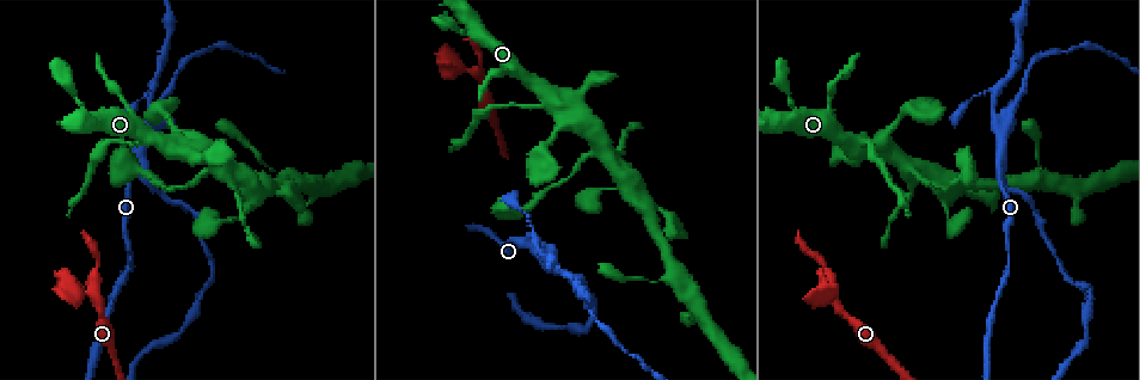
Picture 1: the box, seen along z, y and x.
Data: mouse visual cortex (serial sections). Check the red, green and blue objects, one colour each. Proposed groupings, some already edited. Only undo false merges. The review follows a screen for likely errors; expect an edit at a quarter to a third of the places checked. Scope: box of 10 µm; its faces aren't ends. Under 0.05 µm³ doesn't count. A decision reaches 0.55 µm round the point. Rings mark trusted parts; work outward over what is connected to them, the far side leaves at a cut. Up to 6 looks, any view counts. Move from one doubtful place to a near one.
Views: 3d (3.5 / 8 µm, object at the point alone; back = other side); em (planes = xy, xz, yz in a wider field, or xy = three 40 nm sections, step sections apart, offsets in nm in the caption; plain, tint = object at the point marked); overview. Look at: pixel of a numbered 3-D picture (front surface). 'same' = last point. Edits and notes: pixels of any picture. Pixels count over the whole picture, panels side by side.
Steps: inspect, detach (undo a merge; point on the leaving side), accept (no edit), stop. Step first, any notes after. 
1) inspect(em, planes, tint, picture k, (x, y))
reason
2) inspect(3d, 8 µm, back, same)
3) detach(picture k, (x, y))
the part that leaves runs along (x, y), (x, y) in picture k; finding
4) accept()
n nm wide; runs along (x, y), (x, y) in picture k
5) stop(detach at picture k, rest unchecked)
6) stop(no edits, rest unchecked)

inspect(3d, 3.5 µm, back, picture 1, (95, 294))
a fork

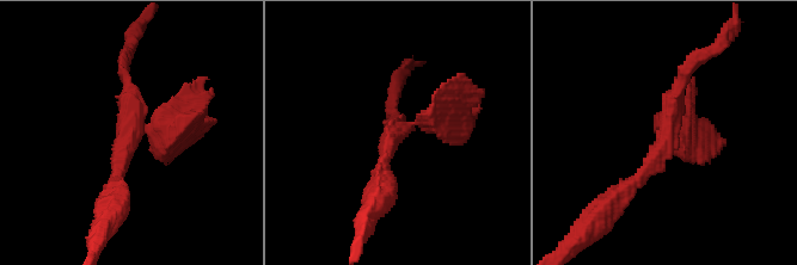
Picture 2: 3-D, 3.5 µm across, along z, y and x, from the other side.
inspect(em, xy, step 3, tint, picture 2, (128, 133))

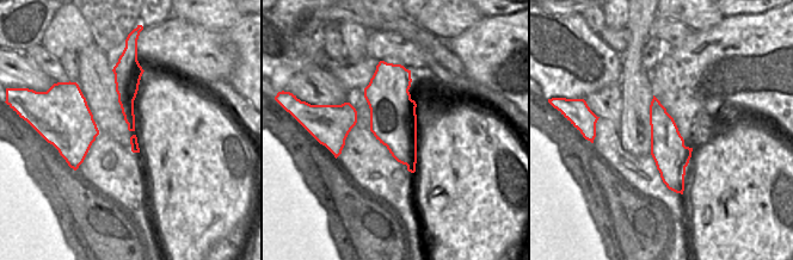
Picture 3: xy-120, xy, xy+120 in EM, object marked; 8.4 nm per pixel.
detach(picture 2, (185, 133))
the part that leaves runs along (148, 131), (182, 123), (203, 80) in picture 2; two cells meet here

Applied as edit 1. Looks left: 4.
inspect(3d, 3.5 µm, picture 1, (533, 107))

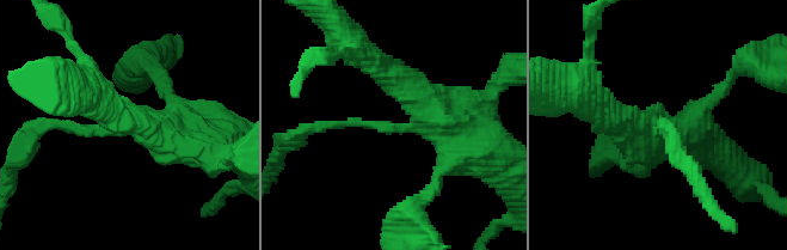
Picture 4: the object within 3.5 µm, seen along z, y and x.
inspect(em, xy, step 2, tint, picture 4, (396, 128))
now the EM

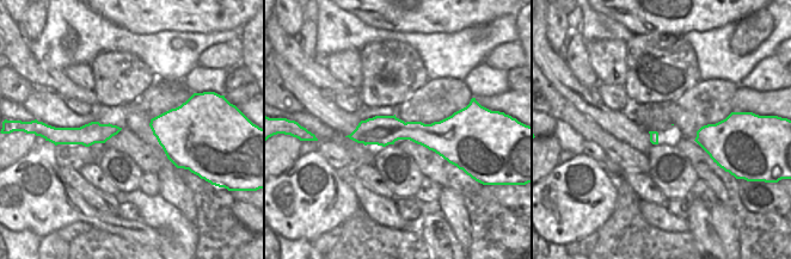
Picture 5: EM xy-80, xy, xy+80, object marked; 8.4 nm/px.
detach(picture 4, (356, 122))
arms of 150, 400 nm; the part that leaves runs along (398, 128), (346, 121), (299, 136) in picture 4; a second cell is stuck on

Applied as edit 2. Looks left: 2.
inspect(3d, 3.5 µm, picture 1, (1000, 144))
abrupt turn

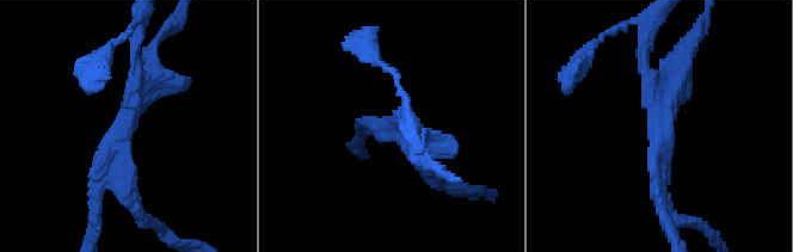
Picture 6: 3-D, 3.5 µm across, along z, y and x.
inspect(em, planes, tint, picture 6, (126, 124))
3 arms; arms of 200, 200, 200 nm

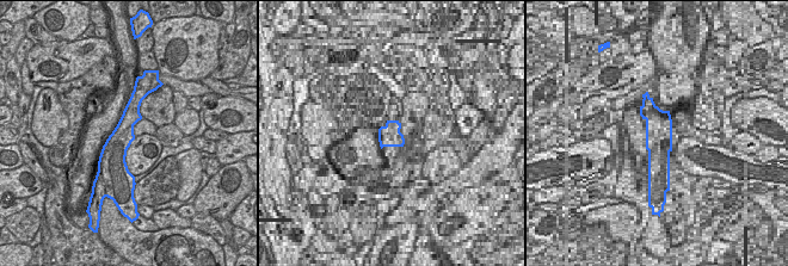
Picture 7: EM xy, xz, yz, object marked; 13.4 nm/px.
detach(picture 6, (449, 147))
two cells meet here

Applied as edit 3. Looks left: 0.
stop(detach at picture 2, detach at picture 4, detach at picture 6, rest unchecked)

